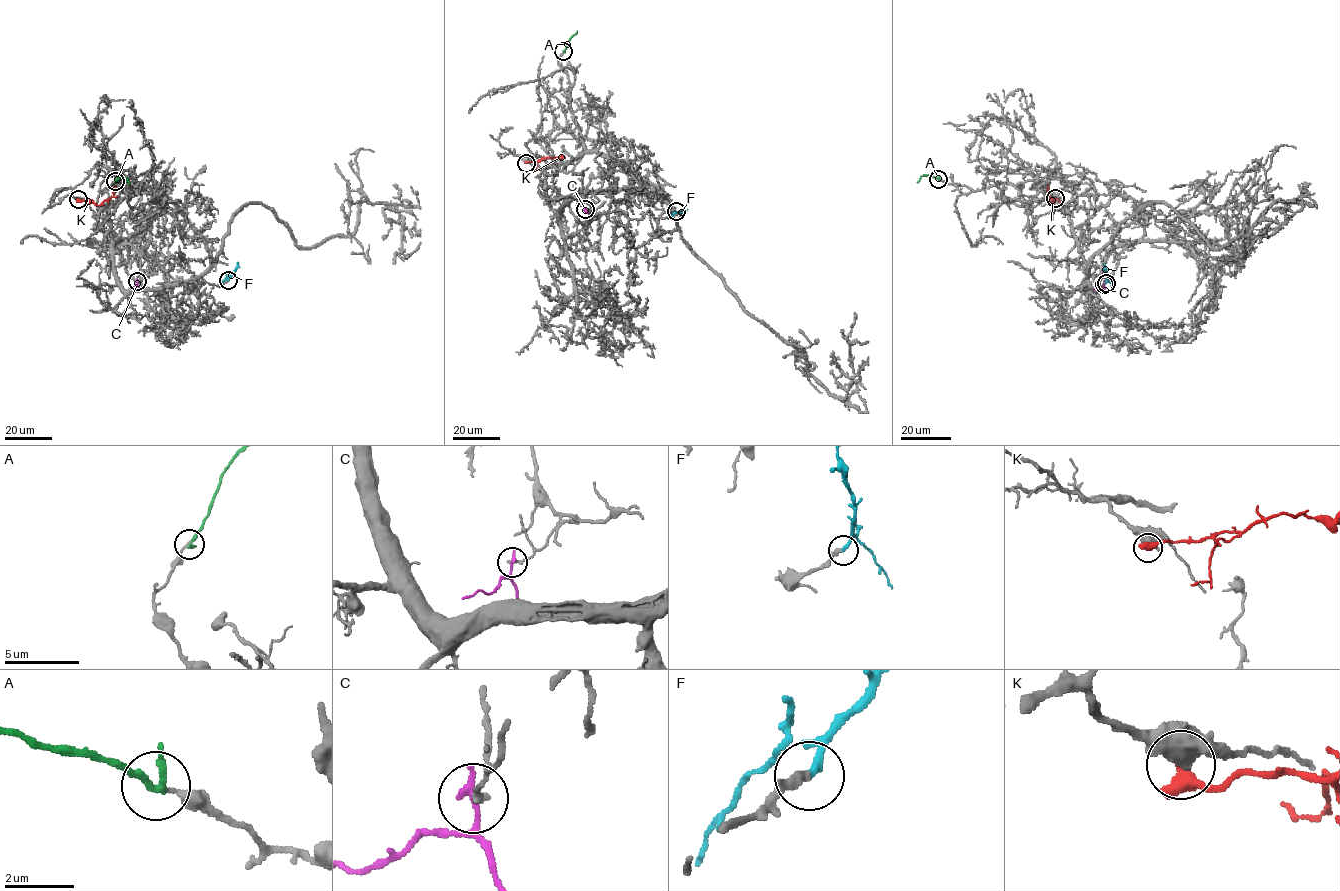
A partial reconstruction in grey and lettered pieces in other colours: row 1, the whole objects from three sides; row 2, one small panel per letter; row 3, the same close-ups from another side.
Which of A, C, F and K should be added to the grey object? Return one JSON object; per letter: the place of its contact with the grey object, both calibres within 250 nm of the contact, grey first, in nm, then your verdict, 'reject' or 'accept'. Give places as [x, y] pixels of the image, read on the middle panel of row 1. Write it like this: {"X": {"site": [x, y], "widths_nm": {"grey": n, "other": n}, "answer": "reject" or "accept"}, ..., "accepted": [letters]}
{"A": {"site": [563, 51], "widths_nm": {"grey": 110, "other": 240}, "answer": "reject"}, "C": {"site": [585, 209], "widths_nm": {"grey": 180, "other": 180}, "answer": "reject"}, "F": {"site": [676, 211], "widths_nm": {"grey": 240, "other": 240}, "answer": "accept"}, "K": {"site": [526, 163], "widths_nm": {"grey": 600, "other": 480}, "answer": "reject"}, "accepted": ["F"]}

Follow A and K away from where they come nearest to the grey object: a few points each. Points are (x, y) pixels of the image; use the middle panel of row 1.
A: (563, 51), (577, 30)
K: (526, 162), (563, 156)

